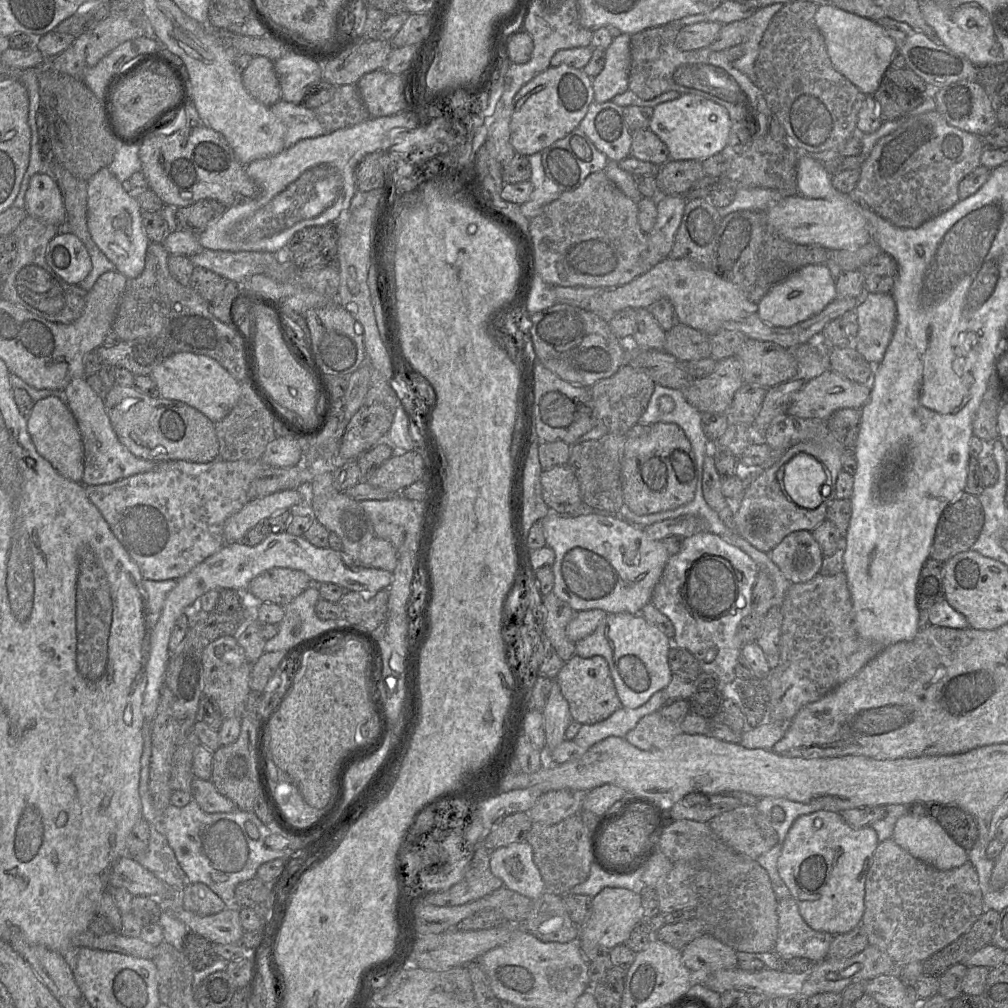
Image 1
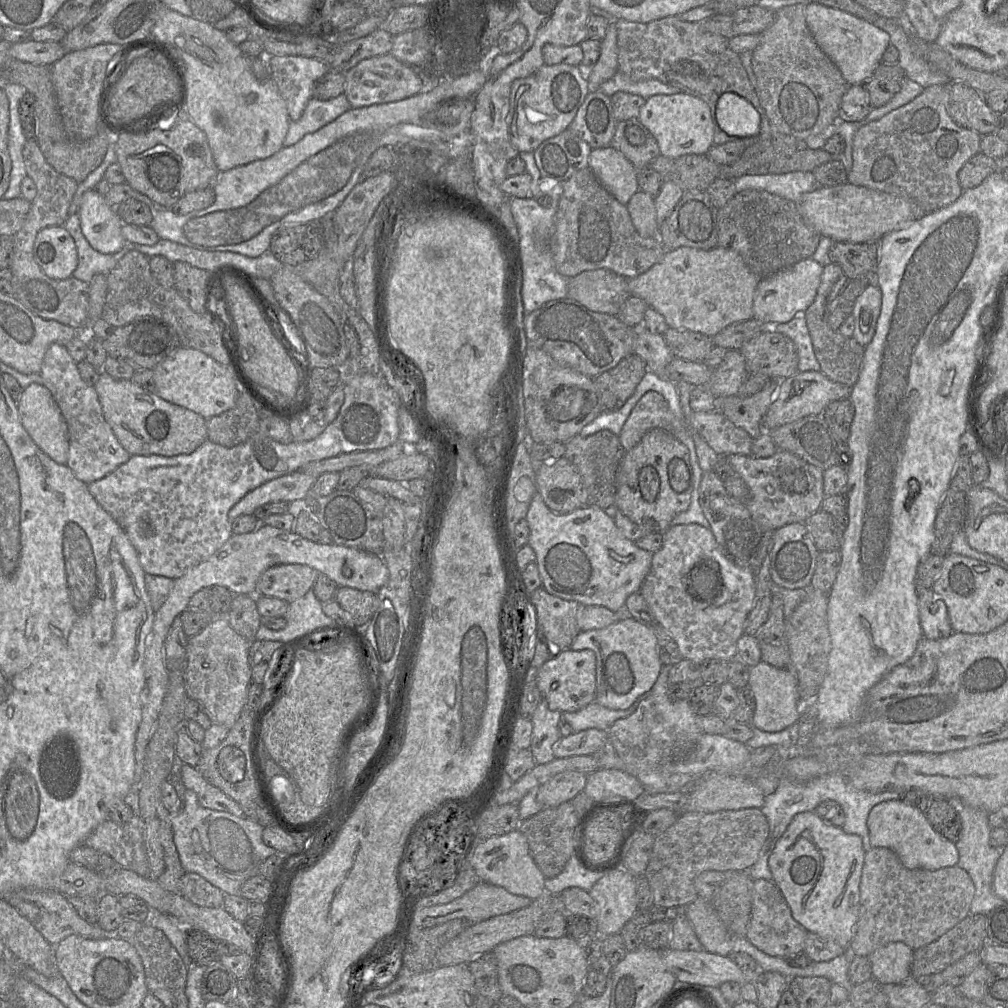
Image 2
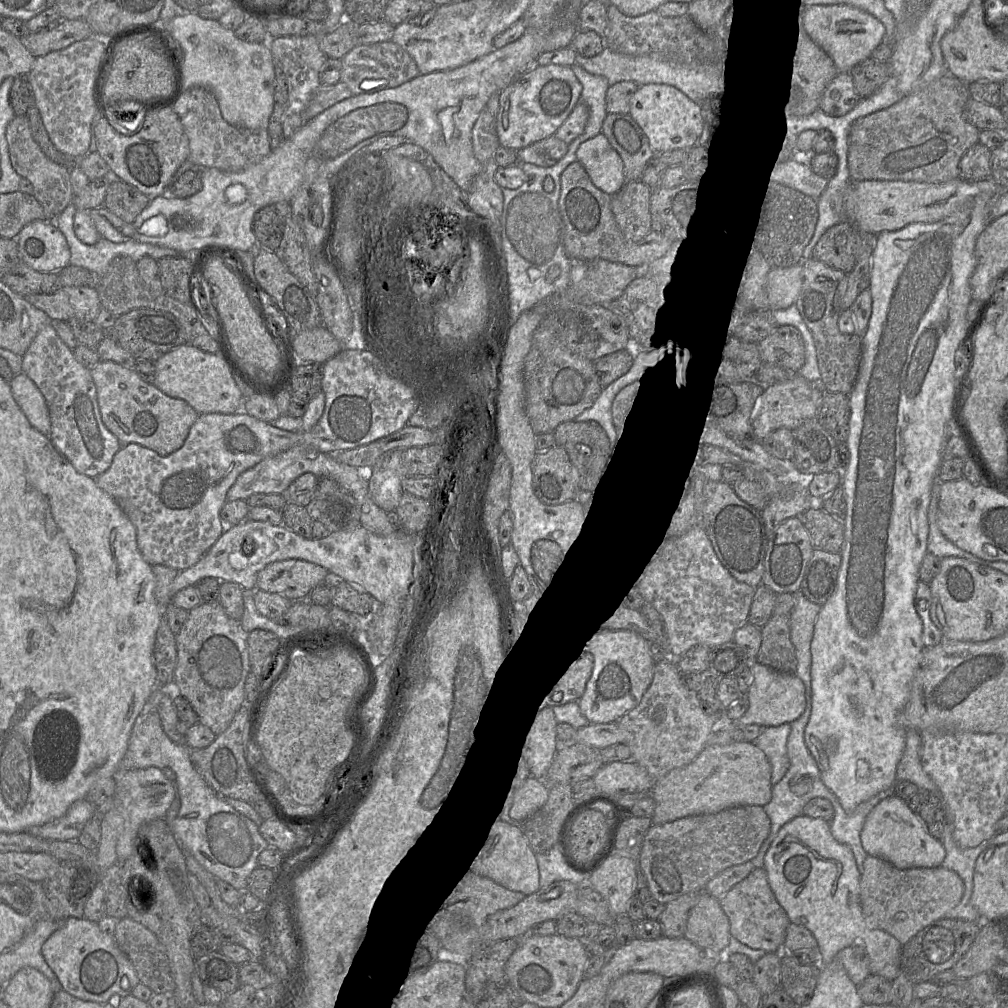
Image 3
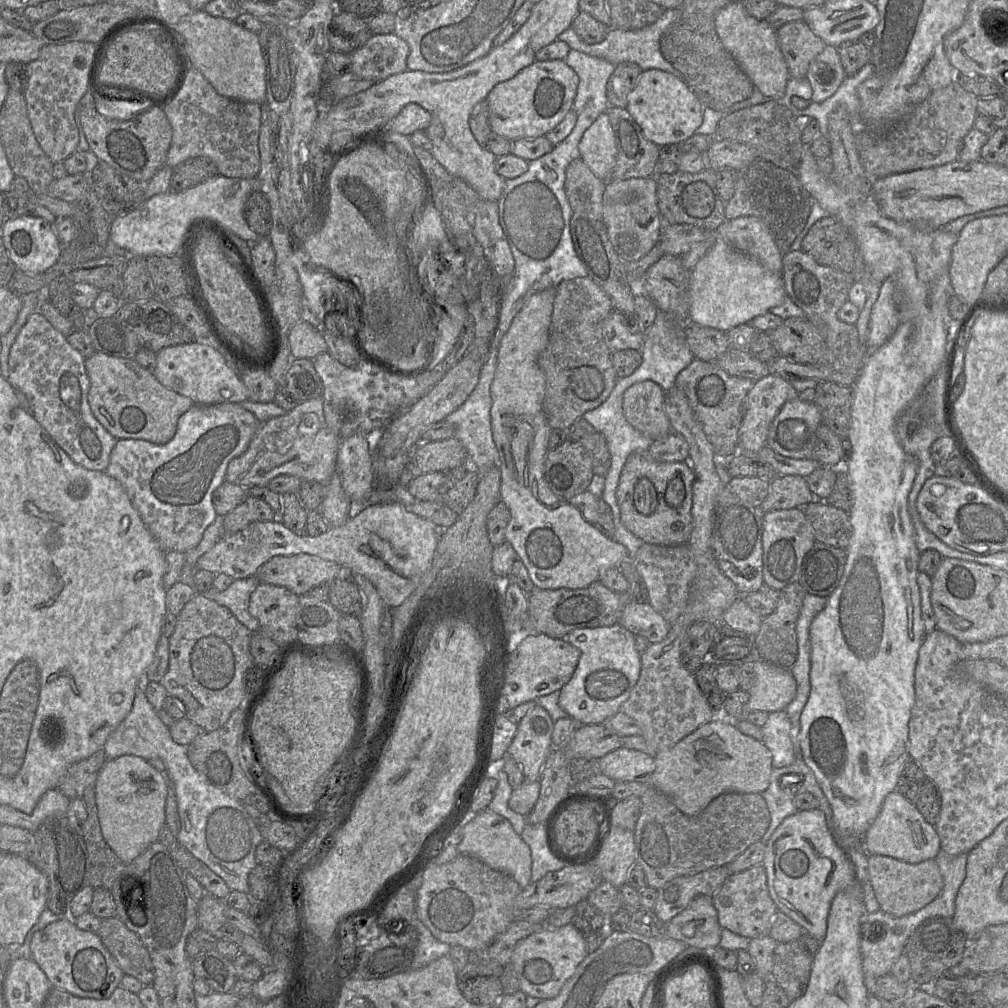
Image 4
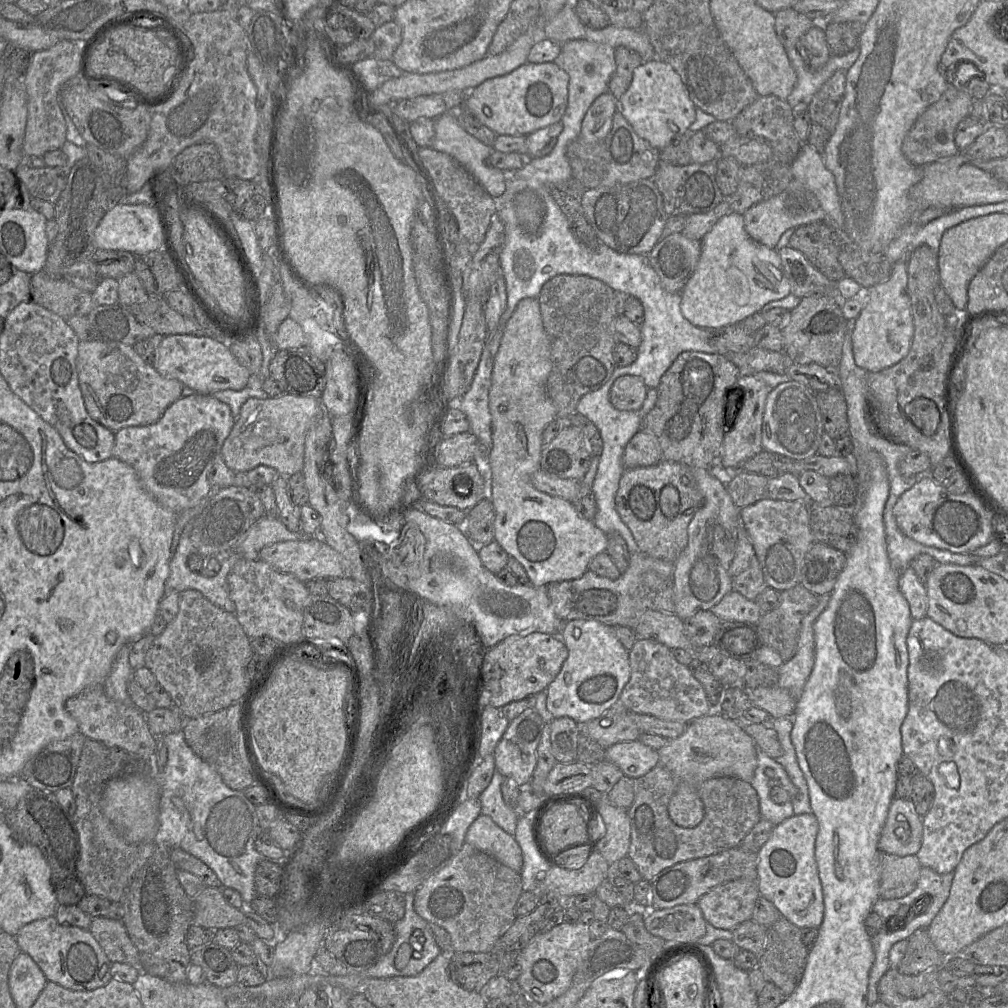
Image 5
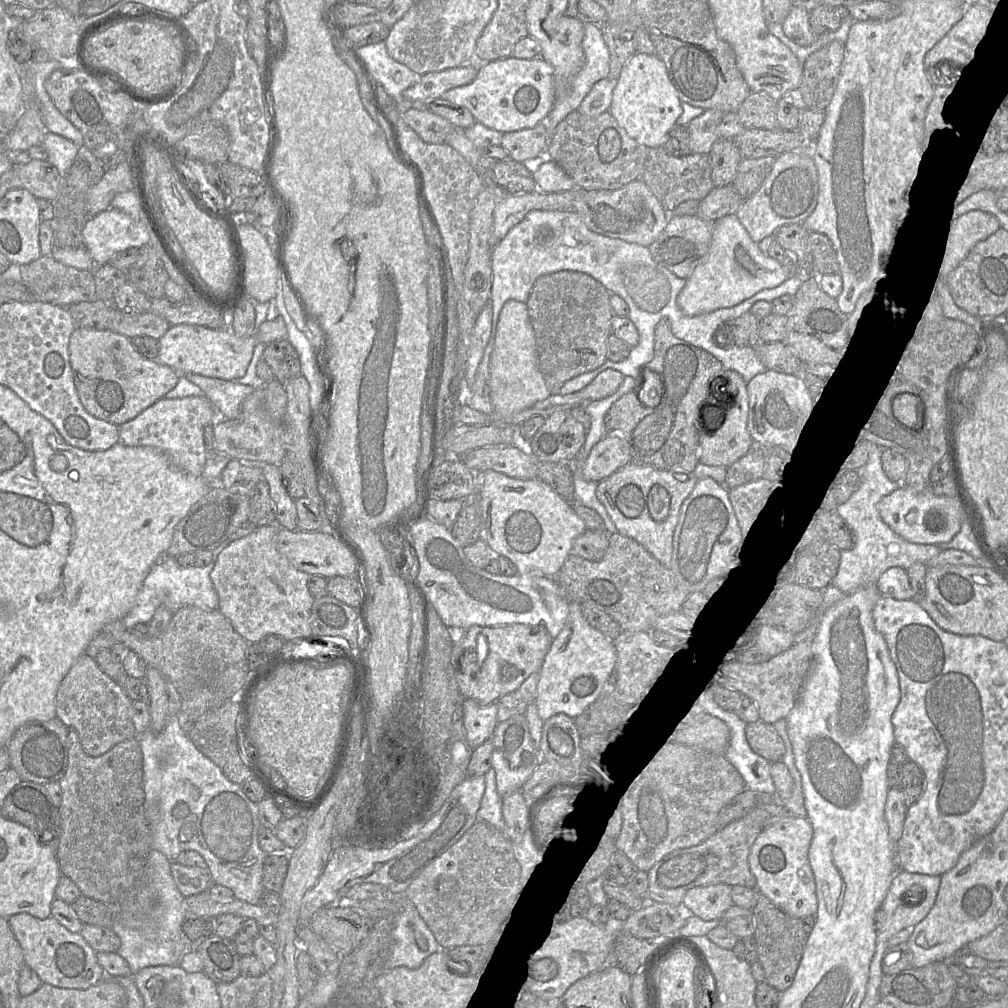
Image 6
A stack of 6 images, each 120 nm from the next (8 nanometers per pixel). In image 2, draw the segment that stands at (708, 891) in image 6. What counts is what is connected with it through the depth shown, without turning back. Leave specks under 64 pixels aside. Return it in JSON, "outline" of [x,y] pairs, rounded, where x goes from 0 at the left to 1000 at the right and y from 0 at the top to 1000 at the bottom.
{"outline":[[[748,873],[745,911],[739,930],[762,947],[785,949],[797,944],[801,926],[802,923],[787,911],[780,892],[768,874]]]}

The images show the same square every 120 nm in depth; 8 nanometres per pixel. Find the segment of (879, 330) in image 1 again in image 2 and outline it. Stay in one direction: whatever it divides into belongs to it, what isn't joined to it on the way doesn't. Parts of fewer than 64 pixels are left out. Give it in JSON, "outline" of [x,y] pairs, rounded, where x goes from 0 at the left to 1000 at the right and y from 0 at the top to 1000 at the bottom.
{"outline":[[[862,281],[851,295],[845,312],[848,320],[846,335],[856,344],[866,336],[874,310],[875,291],[869,281]]]}

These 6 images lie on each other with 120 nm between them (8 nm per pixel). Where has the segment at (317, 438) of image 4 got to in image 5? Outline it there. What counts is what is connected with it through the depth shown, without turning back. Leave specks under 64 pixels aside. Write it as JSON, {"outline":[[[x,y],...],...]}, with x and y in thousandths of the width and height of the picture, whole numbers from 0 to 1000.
{"outline":[[[288,390],[263,396],[247,395],[233,415],[231,425],[221,439],[219,452],[233,469],[244,468],[257,461],[272,464],[280,473],[300,468],[304,431],[322,412],[316,395]]]}

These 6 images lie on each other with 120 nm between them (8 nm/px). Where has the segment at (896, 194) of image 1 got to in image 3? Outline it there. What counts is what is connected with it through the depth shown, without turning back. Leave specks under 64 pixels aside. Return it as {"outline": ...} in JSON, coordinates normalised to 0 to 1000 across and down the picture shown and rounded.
{"outline":[[[939,72],[890,102],[850,118],[841,138],[843,180],[881,179],[937,182],[952,176],[951,161],[956,152],[971,142],[971,128],[958,117],[956,107],[962,94],[959,83]]]}

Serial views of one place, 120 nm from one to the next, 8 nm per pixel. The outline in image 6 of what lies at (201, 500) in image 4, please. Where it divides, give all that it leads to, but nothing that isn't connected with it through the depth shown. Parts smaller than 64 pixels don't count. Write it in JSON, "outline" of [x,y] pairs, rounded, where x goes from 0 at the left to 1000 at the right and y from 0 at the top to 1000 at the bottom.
{"outline":[[[188,393],[184,395],[161,395],[145,405],[134,415],[118,422],[117,439],[123,442],[153,443],[163,448],[170,458],[178,465],[193,472],[200,472],[204,461],[204,443],[202,426],[205,422],[213,423],[215,419],[223,417],[210,399],[202,393]]]}

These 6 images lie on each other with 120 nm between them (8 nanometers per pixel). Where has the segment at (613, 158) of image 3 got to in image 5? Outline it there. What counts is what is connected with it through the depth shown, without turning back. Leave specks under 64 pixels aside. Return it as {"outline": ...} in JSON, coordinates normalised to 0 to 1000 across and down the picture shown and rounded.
{"outline":[[[605,91],[594,94],[578,116],[573,138],[580,142],[590,142],[598,138],[606,128],[611,109],[612,100]]]}

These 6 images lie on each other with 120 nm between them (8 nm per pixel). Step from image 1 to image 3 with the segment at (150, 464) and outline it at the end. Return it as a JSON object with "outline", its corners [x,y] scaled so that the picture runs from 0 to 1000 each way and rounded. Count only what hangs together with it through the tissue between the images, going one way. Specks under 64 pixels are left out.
{"outline":[[[45,323],[22,352],[22,368],[42,390],[51,418],[49,435],[80,470],[95,475],[112,457],[121,440],[103,422],[96,397],[96,387],[89,368],[81,363],[58,333],[54,324]]]}

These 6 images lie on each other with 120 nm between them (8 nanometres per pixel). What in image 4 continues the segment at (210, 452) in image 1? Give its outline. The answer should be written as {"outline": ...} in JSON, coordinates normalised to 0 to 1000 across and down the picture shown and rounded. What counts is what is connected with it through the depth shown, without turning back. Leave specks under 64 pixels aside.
{"outline":[[[94,349],[84,356],[89,375],[87,399],[95,416],[118,436],[139,436],[153,440],[165,440],[175,431],[178,415],[191,402],[191,398],[163,384],[134,356],[108,353]]]}

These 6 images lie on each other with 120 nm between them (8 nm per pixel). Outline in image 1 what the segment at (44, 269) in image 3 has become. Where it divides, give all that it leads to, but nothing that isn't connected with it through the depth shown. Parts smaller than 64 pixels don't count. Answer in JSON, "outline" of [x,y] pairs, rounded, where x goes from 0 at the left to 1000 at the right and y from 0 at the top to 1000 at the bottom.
{"outline":[[[60,229],[52,236],[45,257],[52,269],[67,282],[78,283],[91,267],[86,246],[68,229]]]}

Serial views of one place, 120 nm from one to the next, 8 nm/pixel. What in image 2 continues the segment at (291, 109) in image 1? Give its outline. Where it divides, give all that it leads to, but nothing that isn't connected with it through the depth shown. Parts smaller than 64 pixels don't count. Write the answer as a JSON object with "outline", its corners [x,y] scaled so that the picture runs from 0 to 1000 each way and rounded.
{"outline":[[[341,92],[327,99],[309,97],[299,117],[295,120],[288,120],[281,145],[292,144],[303,134],[315,130],[348,107]]]}

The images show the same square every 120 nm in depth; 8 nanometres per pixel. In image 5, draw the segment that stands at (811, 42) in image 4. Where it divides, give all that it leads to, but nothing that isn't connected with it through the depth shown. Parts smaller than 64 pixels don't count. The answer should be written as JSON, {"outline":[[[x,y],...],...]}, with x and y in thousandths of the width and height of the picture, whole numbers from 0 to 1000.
{"outline":[[[787,8],[772,11],[769,16],[769,32],[777,47],[790,47],[793,39],[808,22]]]}

